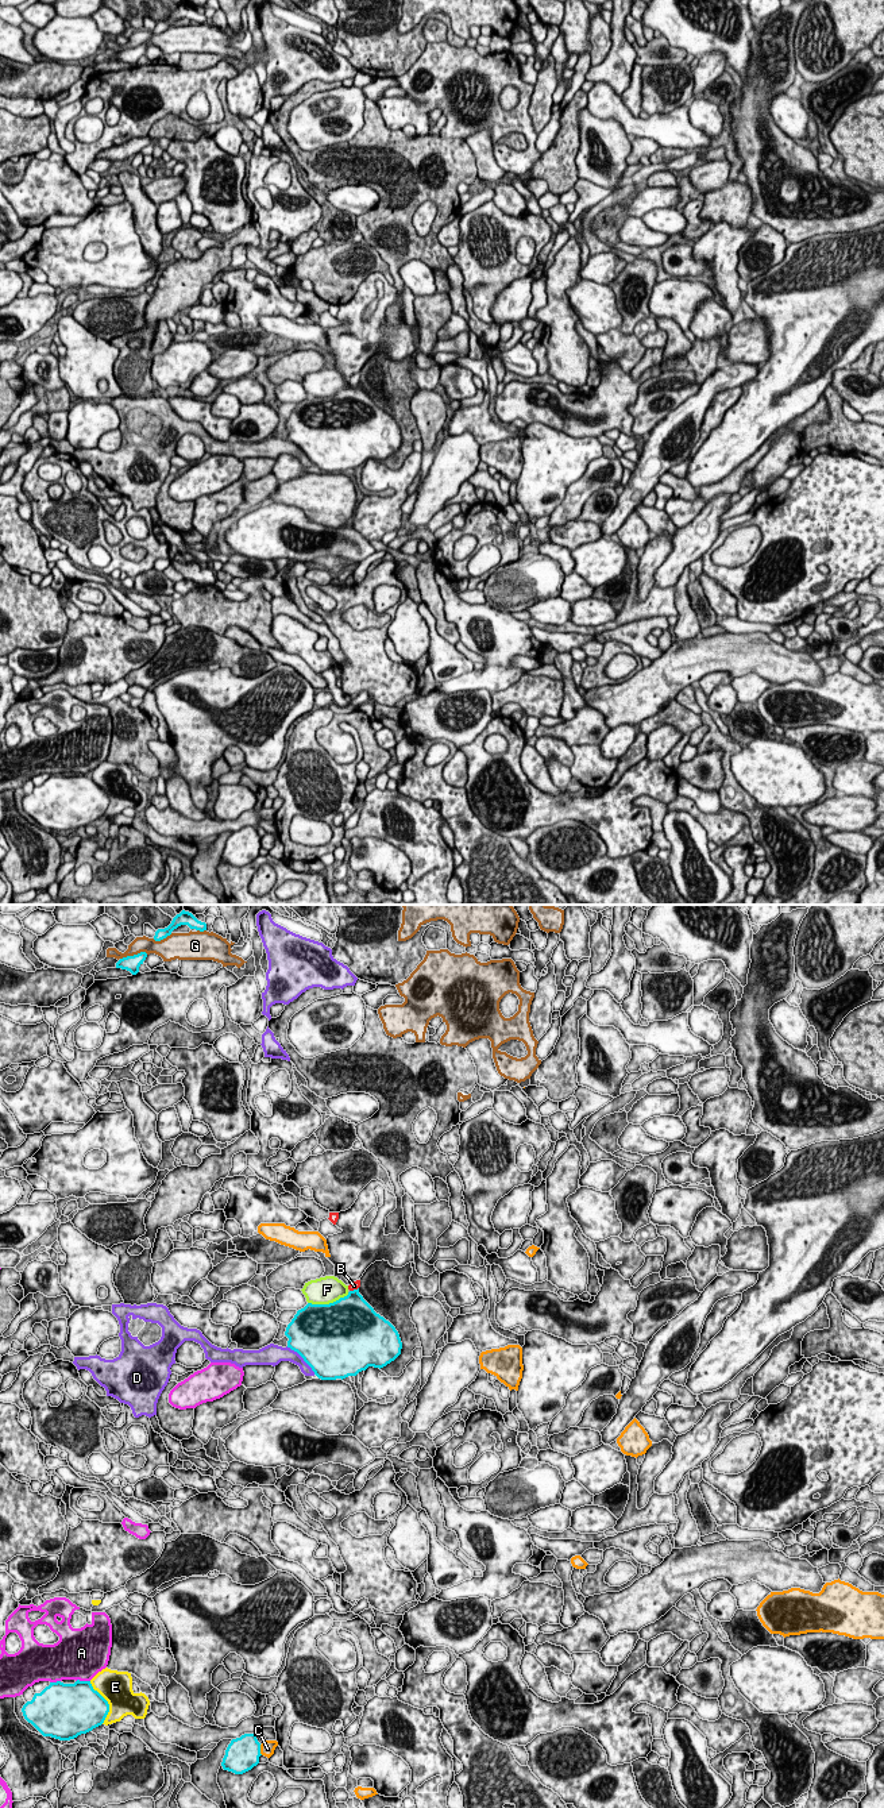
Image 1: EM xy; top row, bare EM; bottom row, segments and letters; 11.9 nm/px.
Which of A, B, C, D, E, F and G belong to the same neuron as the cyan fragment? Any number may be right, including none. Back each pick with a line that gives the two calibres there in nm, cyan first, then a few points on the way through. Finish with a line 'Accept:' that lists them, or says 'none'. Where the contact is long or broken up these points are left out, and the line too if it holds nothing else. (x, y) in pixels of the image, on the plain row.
B: Thickness 380 nm (cyan) against 100 nm. Path across: xy (352, 403), (354, 382), (354, 378)
Accept: B

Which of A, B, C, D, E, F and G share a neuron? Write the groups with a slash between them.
A / B / C / D / E / F / G

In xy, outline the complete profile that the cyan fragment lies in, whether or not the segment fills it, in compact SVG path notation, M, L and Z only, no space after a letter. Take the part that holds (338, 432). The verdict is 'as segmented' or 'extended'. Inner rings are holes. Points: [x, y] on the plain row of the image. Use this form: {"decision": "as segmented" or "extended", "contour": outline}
{"decision": "extended", "contour": "M360 373L348 378L348 388L329 397L308 396L287 417L287 440L297 444L321 473L356 469L368 459L383 460L394 454L402 442L395 420L359 386Z"}

